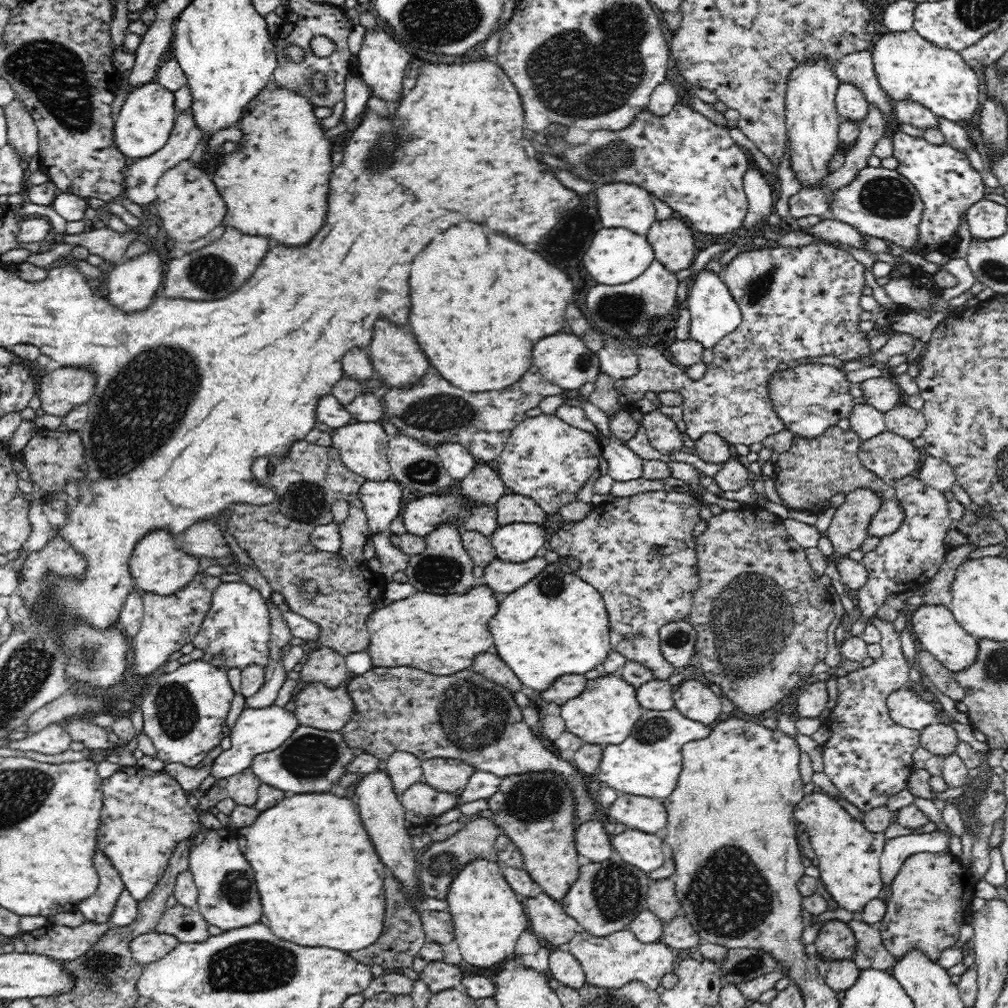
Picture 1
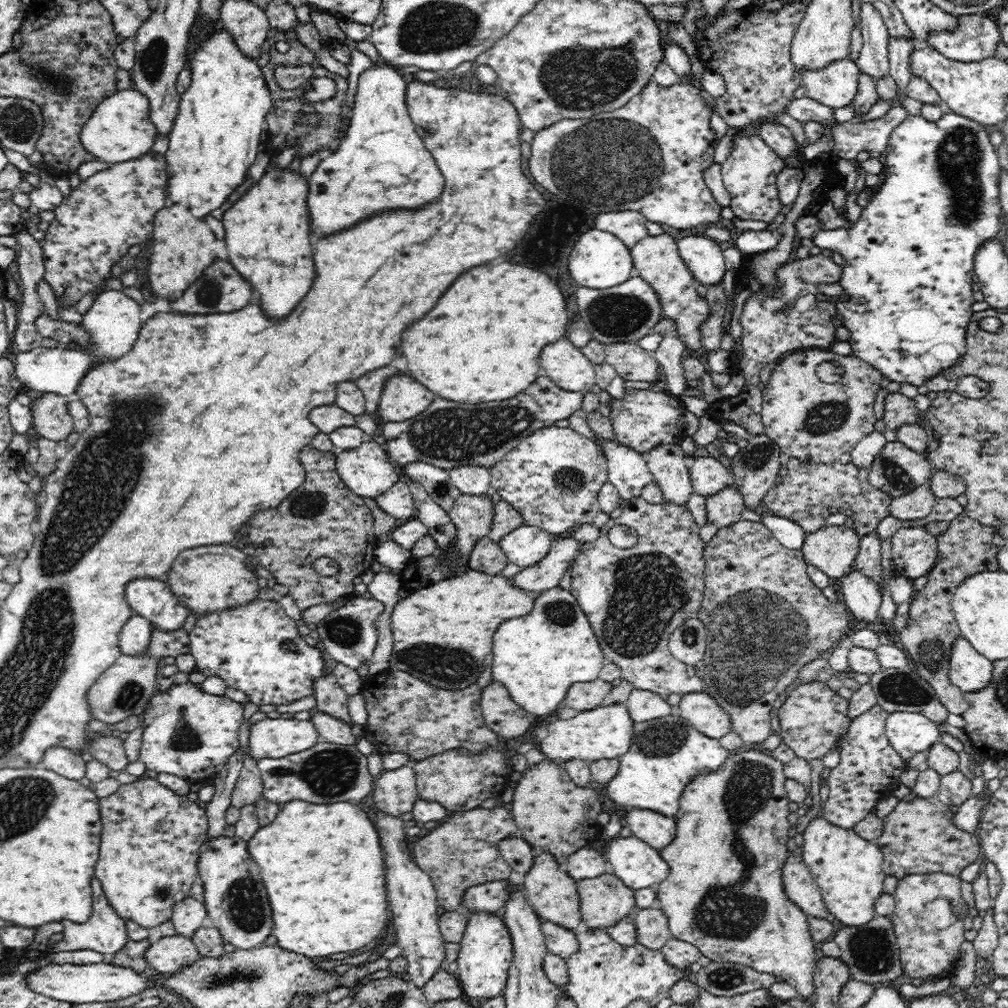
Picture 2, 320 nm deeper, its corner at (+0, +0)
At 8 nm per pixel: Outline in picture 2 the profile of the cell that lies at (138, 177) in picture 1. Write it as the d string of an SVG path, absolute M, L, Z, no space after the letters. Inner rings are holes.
M146 154L131 161L114 163L86 180L81 180L76 188L70 190L68 196L62 198L60 206L53 210L54 218L49 222L44 240L40 241L44 257L42 282L46 282L52 289L58 309L75 306L88 293L96 298L108 290L105 285L112 279L112 268L128 254L131 246L150 238L156 213L164 208L165 185L164 156Z

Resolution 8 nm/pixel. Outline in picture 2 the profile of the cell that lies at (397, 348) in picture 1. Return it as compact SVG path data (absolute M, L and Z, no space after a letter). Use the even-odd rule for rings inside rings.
M402 373L386 381L377 408L378 416L384 423L404 422L423 413L435 398L434 393Z

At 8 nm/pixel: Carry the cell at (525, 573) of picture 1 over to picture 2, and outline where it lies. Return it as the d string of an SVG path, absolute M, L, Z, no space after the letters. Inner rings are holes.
M560 537L551 544L551 550L544 560L534 566L523 568L511 578L516 586L530 592L542 592L558 587L562 575L571 563L580 556L584 544L571 537Z

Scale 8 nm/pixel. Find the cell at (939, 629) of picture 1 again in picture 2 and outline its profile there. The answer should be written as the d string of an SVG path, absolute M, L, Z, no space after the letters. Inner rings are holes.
M964 637L955 640L949 660L949 677L964 693L986 688L993 675L993 662L980 654Z

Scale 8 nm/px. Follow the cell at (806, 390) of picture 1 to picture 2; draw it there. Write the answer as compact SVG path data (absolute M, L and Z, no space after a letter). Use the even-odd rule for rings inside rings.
M830 349L792 353L776 364L761 390L764 434L780 447L780 452L792 458L816 464L838 461L862 437L875 431L874 401L882 377L879 370L853 354L840 355ZM829 360L838 360L844 368L844 375L836 383L823 382L816 373L820 363Z

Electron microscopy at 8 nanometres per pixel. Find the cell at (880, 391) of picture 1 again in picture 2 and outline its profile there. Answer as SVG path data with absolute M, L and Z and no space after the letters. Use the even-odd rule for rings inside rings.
M888 393L885 398L883 422L888 430L896 432L904 425L918 425L919 410L914 401L901 393Z

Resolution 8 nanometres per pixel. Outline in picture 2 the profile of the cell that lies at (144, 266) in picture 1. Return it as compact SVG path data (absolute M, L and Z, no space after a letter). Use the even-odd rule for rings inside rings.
M108 289L96 296L88 311L83 314L81 325L88 333L88 344L75 349L38 347L30 352L13 354L15 373L27 390L68 396L77 392L84 375L100 363L115 361L129 353L140 334L140 306L122 293Z

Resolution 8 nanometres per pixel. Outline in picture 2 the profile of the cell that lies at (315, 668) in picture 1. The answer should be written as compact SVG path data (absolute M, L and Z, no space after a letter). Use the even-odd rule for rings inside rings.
M324 676L324 678L316 682L313 689L313 696L317 700L317 711L328 713L328 715L342 720L350 726L354 725L348 708L349 697L336 683L335 676Z

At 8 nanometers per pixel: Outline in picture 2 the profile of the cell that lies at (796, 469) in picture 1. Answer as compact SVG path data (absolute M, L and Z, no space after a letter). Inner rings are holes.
M792 457L787 464L787 474L766 494L763 503L770 509L771 515L798 524L807 534L826 528L829 508L841 508L844 513L851 515L854 533L859 537L875 531L879 523L890 515L893 499L871 486L870 469L858 468L851 463L841 464L839 461L816 464Z

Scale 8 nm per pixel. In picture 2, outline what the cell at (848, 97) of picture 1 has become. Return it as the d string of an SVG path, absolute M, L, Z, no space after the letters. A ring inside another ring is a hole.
M849 58L830 62L817 70L800 72L801 84L808 90L808 97L831 109L851 104L858 90L860 74L860 68Z

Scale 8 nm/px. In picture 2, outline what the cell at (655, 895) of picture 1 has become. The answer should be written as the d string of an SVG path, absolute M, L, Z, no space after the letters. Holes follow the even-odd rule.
M658 906L640 909L635 917L636 942L650 950L660 951L671 937L668 919Z

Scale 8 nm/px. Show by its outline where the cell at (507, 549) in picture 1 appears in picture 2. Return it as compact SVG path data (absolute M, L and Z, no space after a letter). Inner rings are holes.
M520 526L498 543L509 563L522 568L534 566L544 560L551 550L552 536L549 532L534 526Z

